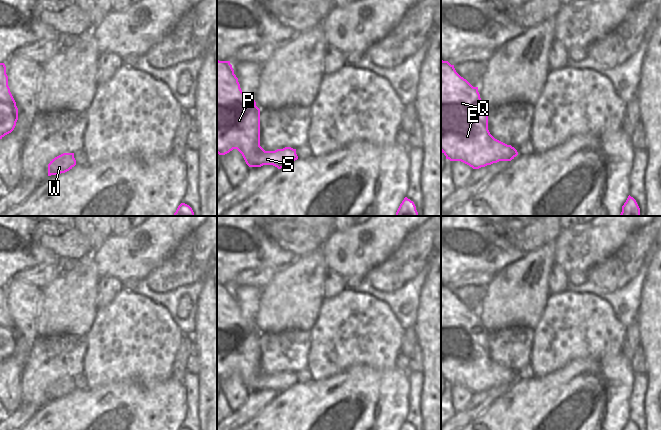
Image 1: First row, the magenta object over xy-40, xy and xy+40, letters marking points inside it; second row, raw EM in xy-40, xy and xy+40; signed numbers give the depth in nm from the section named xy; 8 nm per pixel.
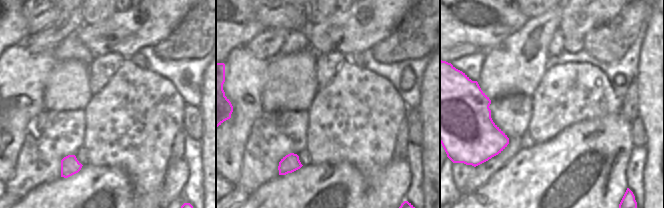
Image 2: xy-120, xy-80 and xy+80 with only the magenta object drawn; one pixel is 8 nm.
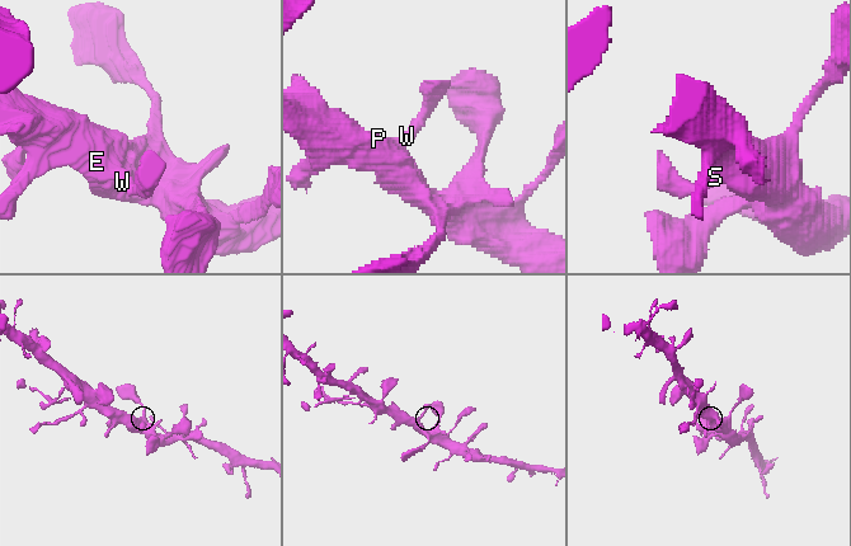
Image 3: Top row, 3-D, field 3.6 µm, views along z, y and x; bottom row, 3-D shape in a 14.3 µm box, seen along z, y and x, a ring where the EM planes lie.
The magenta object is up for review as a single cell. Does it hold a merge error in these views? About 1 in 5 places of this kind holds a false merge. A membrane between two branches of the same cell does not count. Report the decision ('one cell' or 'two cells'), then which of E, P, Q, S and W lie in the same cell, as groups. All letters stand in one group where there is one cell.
one cell; E P Q S W

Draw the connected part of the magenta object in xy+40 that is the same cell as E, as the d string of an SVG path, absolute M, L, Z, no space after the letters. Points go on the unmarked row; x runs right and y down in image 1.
M441 284L441 376L450 385L461 385L479 393L499 385L511 385L518 376L511 369L495 363L488 354L488 331L482 326L478 311L473 311L455 294L454 289Z

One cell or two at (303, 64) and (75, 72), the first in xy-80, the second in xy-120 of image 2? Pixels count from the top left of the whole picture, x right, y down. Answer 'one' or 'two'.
one

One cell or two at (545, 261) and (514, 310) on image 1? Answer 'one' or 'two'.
one

